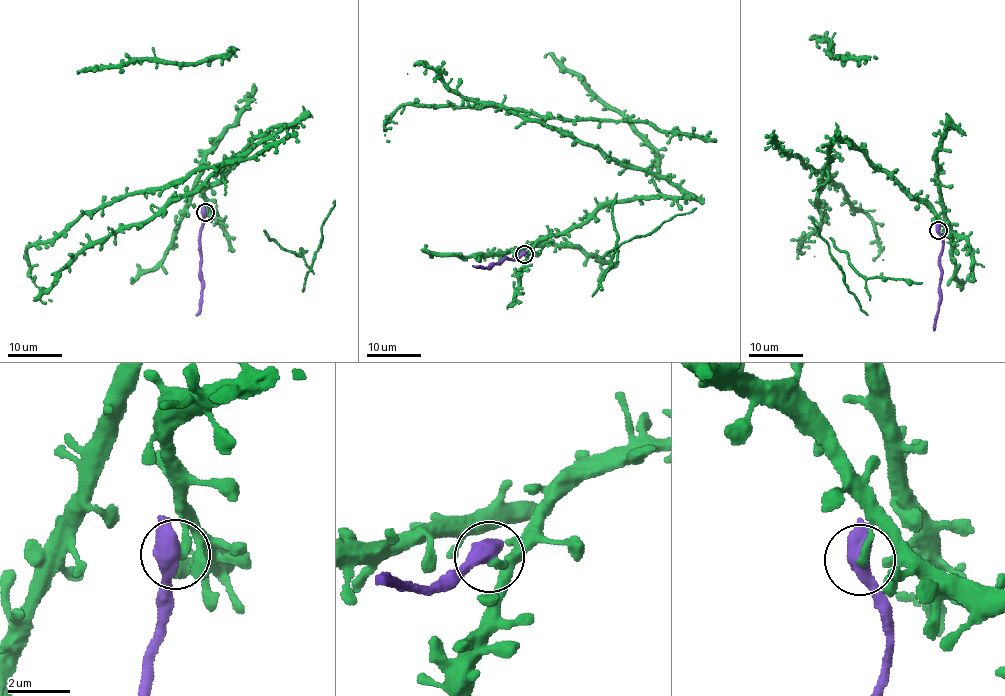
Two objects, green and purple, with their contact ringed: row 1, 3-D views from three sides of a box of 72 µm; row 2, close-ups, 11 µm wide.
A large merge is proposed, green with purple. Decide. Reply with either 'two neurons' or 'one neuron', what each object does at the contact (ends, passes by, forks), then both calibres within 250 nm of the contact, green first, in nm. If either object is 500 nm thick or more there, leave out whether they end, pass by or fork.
two neurons; 240 nm thick on the green side, 500 nm on the other

